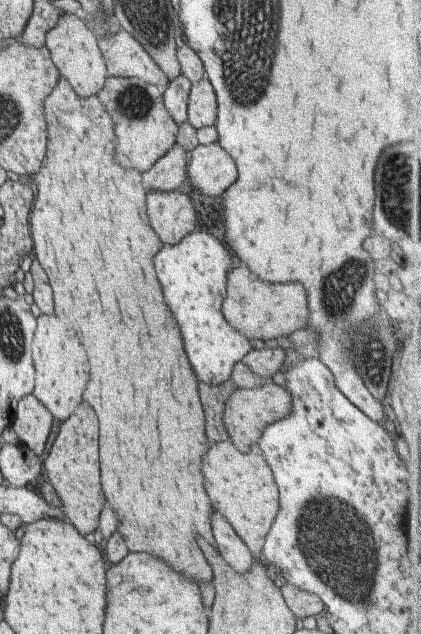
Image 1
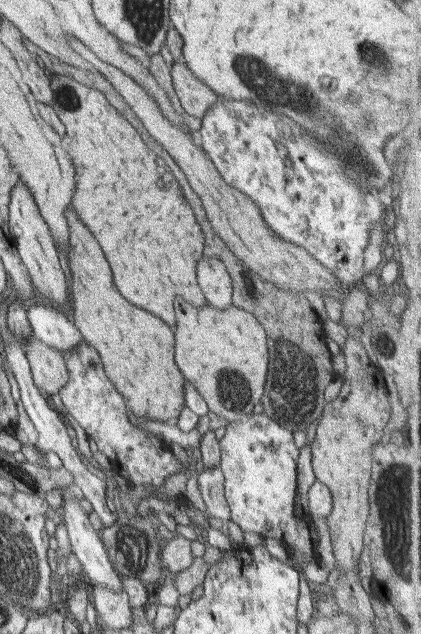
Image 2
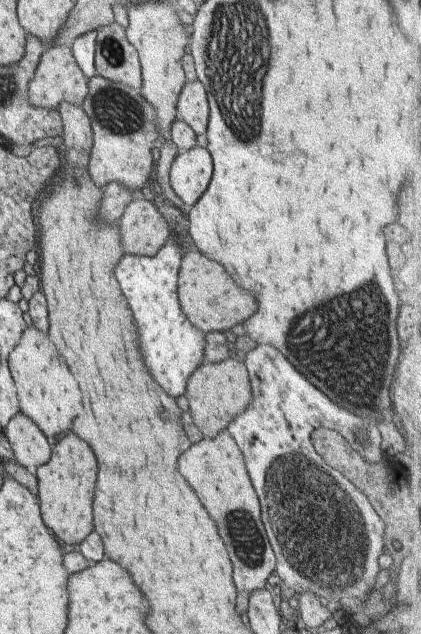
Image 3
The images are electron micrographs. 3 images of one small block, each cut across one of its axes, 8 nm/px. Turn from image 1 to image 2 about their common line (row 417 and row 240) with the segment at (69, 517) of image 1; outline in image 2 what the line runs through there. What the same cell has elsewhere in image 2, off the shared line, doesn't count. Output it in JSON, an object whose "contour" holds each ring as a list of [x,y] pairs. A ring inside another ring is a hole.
{"contour":[[[68,208],[68,224],[70,224],[70,248],[72,250],[70,254],[66,252],[66,255],[74,279],[72,280],[74,282],[72,300],[74,301],[74,324],[77,330],[83,336],[83,340],[100,354],[104,372],[108,374],[114,388],[122,394],[134,421],[146,419],[146,421],[162,420],[162,422],[176,423],[184,408],[185,400],[184,378],[174,361],[175,346],[172,330],[160,318],[152,316],[150,312],[144,312],[142,308],[132,306],[118,294],[112,282],[110,266],[100,246],[96,244],[88,228],[84,228],[80,220],[76,220],[76,212],[72,212],[72,208]]]}

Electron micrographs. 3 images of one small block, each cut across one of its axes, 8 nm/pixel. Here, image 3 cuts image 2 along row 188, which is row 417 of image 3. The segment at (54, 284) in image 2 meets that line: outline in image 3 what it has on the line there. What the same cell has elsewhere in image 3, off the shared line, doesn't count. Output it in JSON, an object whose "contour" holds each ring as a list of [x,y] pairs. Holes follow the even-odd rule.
{"contour":[[[22,411],[10,419],[3,434],[14,451],[14,460],[28,470],[35,471],[51,457],[52,449],[46,440],[47,436]]]}

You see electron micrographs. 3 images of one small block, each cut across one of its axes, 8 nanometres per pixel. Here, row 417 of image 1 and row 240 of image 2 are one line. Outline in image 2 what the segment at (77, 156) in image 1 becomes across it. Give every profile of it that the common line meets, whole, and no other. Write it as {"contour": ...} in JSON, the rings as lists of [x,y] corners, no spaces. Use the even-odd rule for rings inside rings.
{"contour":[[[53,76],[50,79],[53,90],[51,107],[56,111],[62,124],[66,126],[66,136],[63,136],[64,148],[68,150],[74,164],[78,164],[78,182],[80,190],[72,202],[78,218],[84,226],[98,238],[102,246],[118,292],[132,304],[152,312],[162,318],[168,326],[176,326],[174,302],[176,296],[181,297],[194,307],[204,307],[207,301],[196,284],[196,264],[202,258],[204,234],[196,224],[194,212],[184,198],[176,178],[170,174],[166,162],[154,154],[138,136],[134,126],[114,108],[100,90],[86,88],[68,76]]]}

